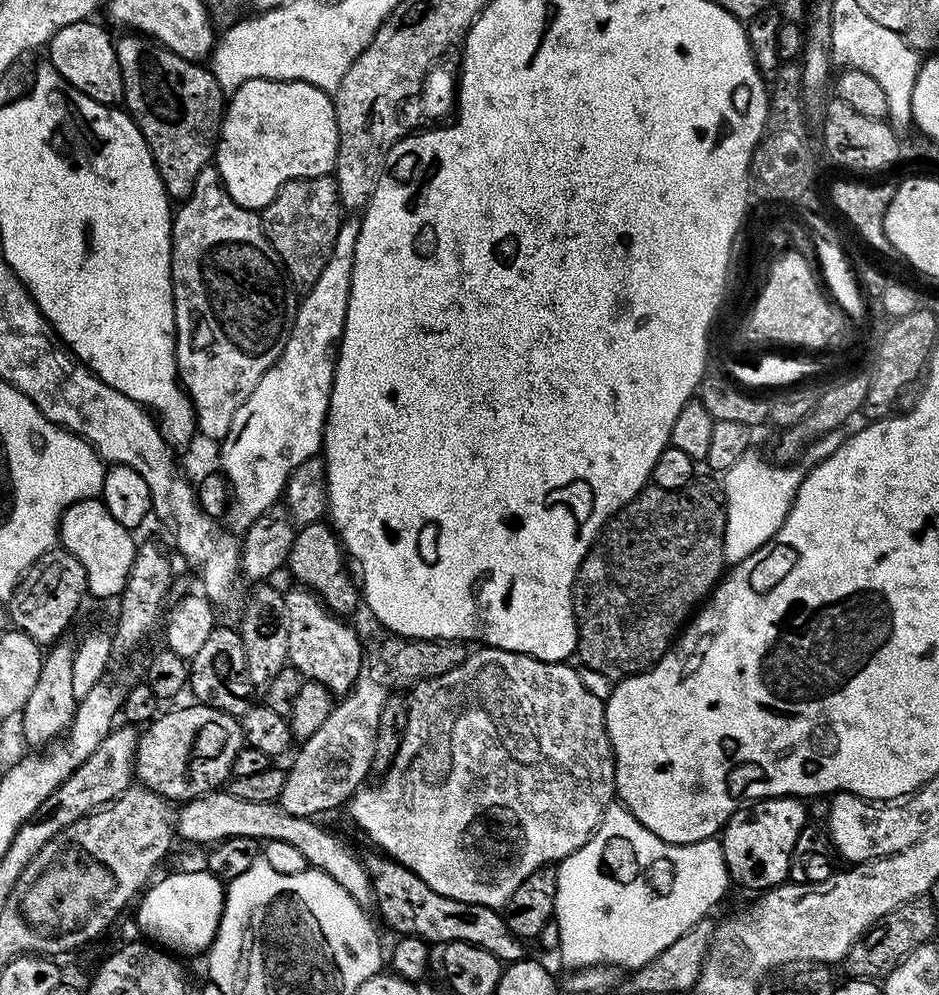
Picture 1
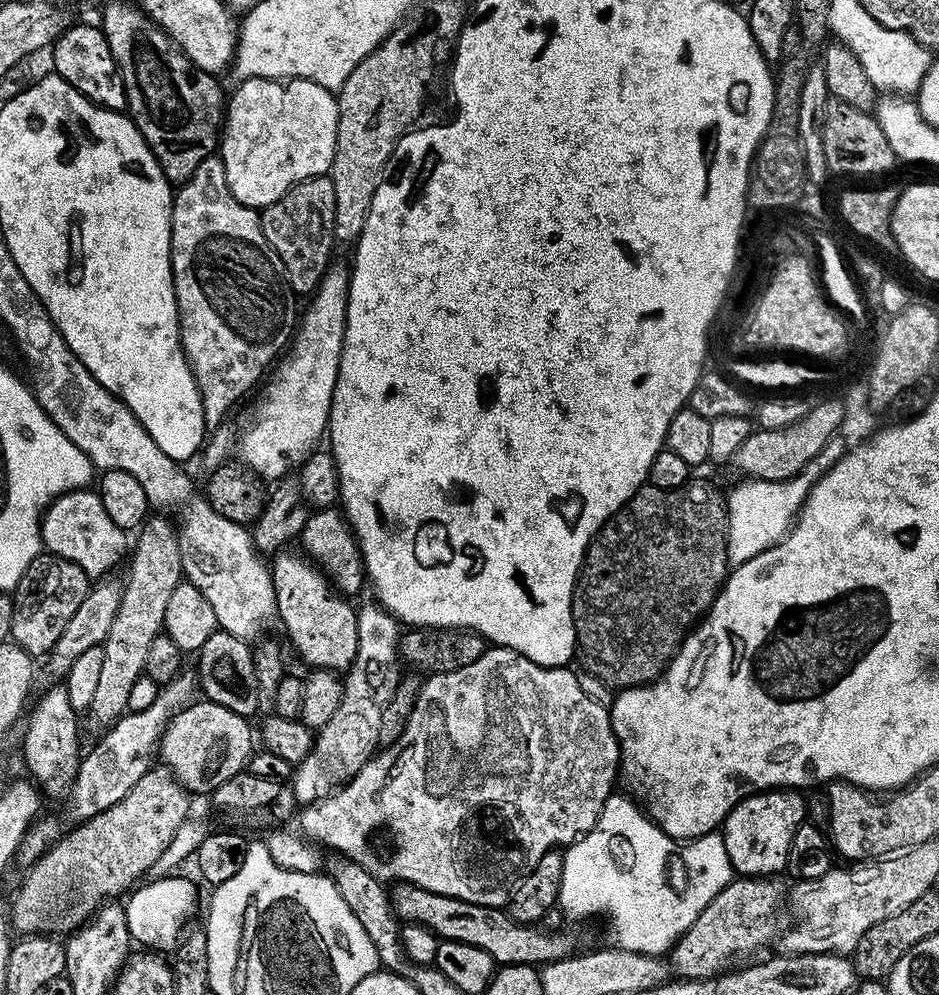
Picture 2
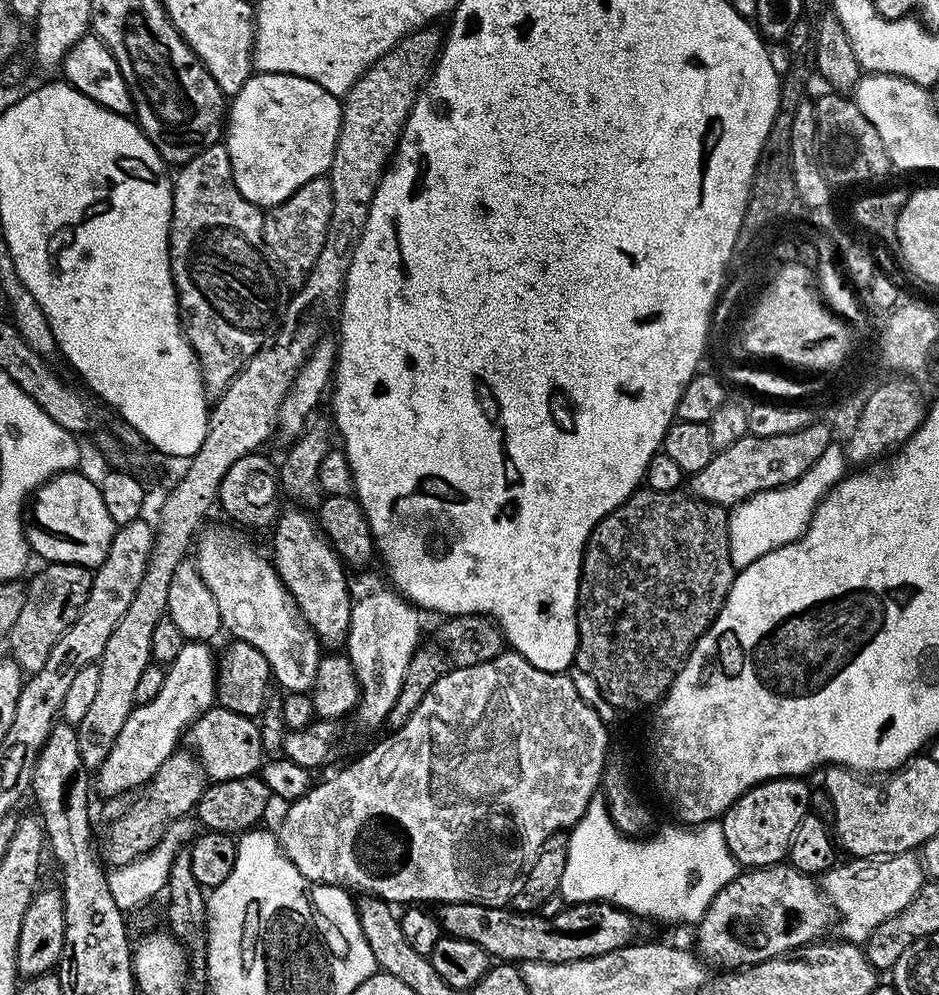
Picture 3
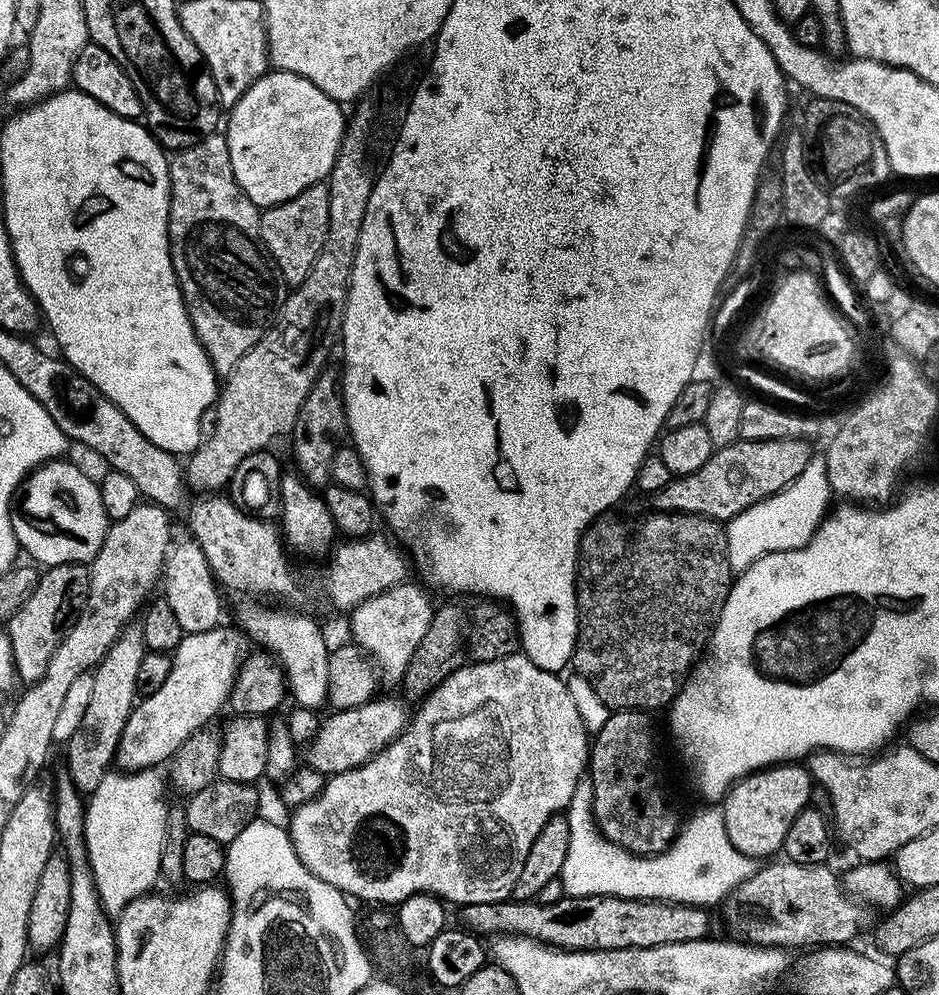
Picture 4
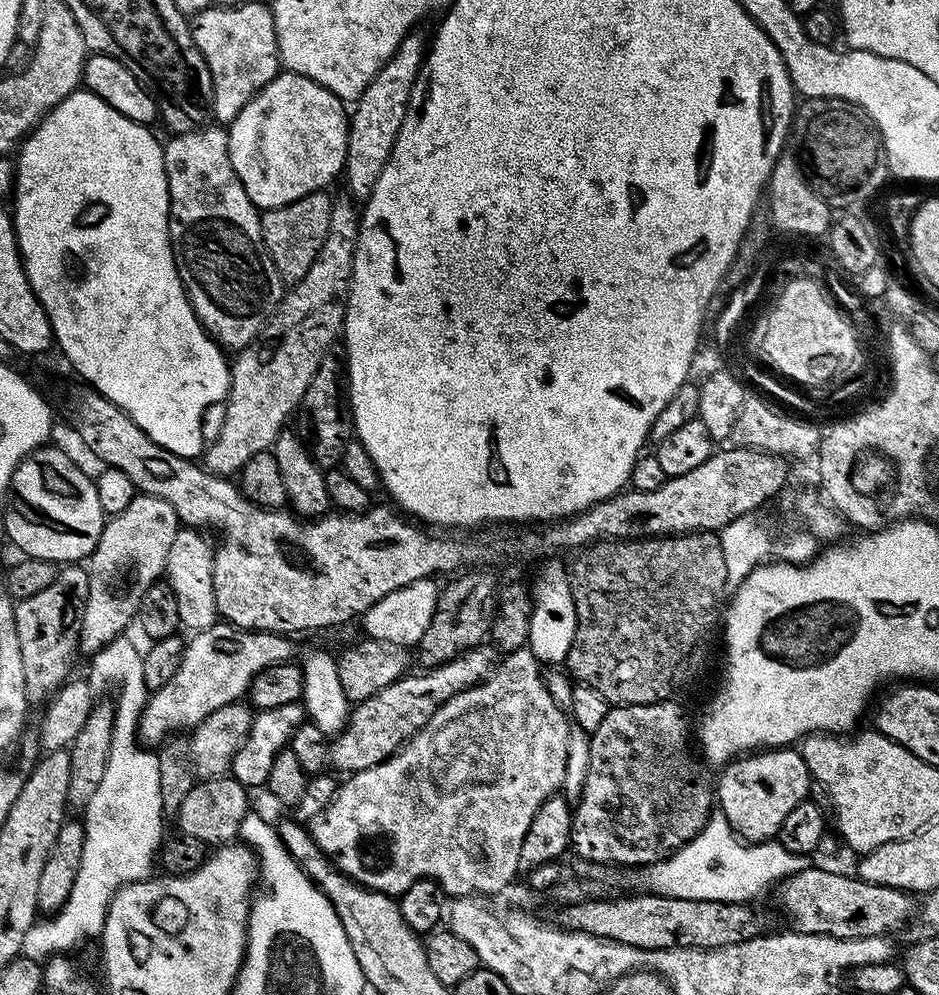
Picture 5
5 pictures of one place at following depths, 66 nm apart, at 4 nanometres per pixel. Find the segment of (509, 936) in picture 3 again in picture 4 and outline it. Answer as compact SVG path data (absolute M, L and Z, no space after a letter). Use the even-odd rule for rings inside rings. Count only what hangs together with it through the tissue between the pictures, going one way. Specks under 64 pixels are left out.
M564 894L561 897L561 900L553 899L547 904L539 904L535 899L515 901L511 898L502 900L499 904L466 904L462 908L465 920L463 923L473 933L483 934L488 938L497 934L528 936L541 944L550 945L551 948L562 948L565 952L666 946L674 942L702 940L709 935L709 909L698 904L631 900L621 896Z

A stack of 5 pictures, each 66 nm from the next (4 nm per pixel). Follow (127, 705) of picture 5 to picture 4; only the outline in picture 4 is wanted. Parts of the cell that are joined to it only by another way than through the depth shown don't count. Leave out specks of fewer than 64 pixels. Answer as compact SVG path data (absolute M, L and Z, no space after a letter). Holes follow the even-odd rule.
M109 770L102 778L102 782L98 783L98 788L87 797L84 810L84 841L96 889L100 895L100 905L104 907L105 913L120 913L130 901L149 895L155 889L154 884L159 883L169 805L164 802L165 777L163 780L158 773L156 770Z

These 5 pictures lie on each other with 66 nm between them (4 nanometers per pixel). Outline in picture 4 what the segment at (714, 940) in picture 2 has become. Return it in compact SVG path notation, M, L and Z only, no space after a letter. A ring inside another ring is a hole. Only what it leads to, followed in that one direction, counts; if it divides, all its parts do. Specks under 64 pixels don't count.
M783 858L773 859L757 867L756 872L732 891L731 897L722 904L728 928L737 941L758 944L761 948L783 948L793 950L807 946L848 946L864 928L869 909L856 897L848 895L839 875L828 869L827 863L799 864Z

